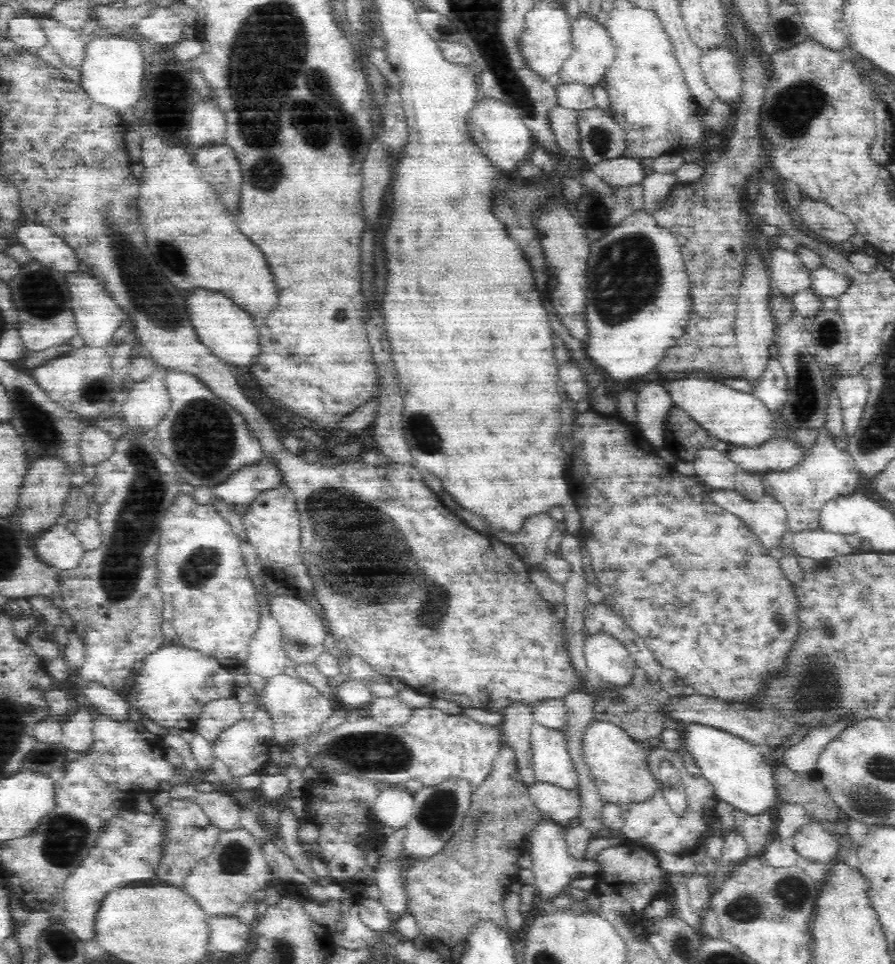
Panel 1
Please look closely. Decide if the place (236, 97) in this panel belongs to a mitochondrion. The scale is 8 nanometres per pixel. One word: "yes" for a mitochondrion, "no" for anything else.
no

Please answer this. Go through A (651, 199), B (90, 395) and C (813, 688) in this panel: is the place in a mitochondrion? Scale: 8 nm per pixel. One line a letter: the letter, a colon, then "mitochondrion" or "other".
A: other
B: mitochondrion
C: mitochondrion

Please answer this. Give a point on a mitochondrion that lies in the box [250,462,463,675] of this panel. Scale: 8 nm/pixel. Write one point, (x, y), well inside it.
(326, 511)

